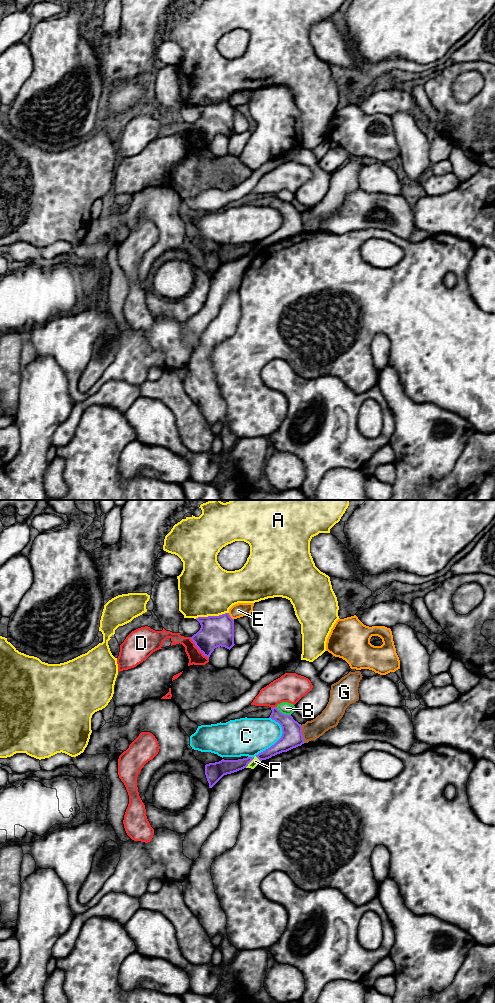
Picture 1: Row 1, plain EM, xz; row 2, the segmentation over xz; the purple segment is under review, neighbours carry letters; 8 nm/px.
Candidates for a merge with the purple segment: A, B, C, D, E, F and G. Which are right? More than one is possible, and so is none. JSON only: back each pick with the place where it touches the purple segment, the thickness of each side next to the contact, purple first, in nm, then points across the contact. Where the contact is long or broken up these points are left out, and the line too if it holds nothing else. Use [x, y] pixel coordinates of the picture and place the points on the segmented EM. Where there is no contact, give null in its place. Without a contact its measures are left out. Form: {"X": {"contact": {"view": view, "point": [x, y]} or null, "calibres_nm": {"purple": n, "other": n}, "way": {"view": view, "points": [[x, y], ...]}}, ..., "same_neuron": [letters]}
{"same_neuron": []}

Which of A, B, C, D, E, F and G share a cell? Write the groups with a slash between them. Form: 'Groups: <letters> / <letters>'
Groups: A / B / C / D / E / F / G

